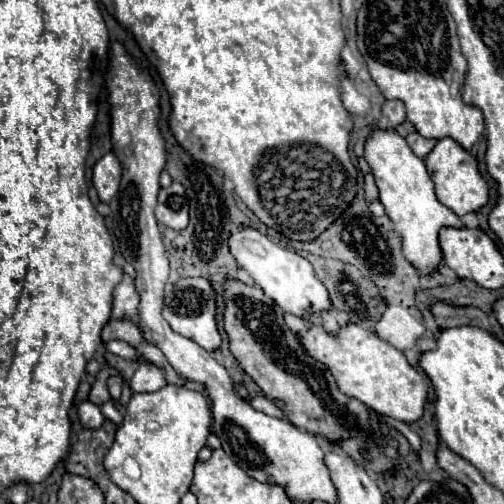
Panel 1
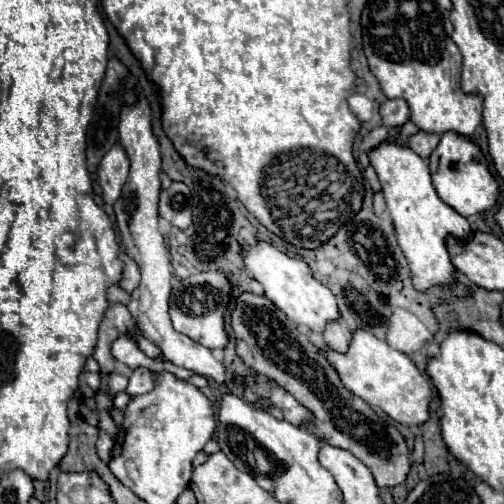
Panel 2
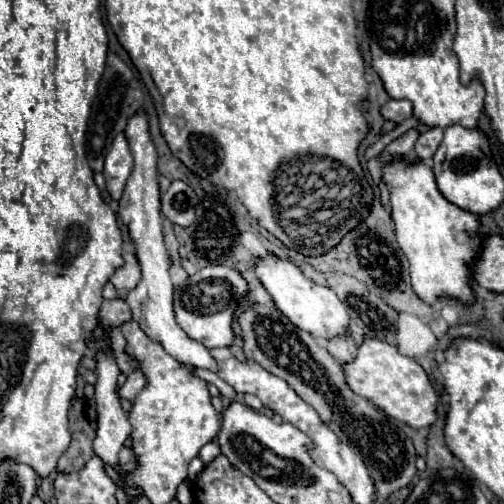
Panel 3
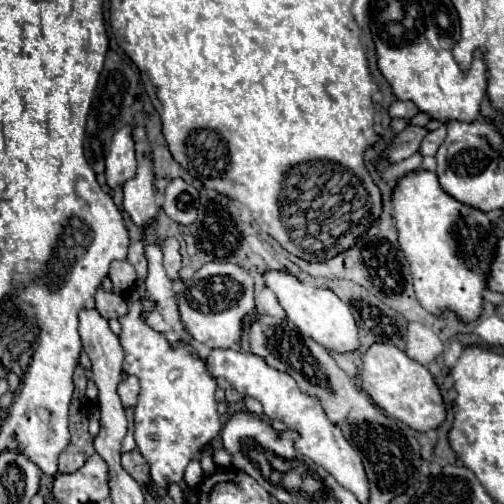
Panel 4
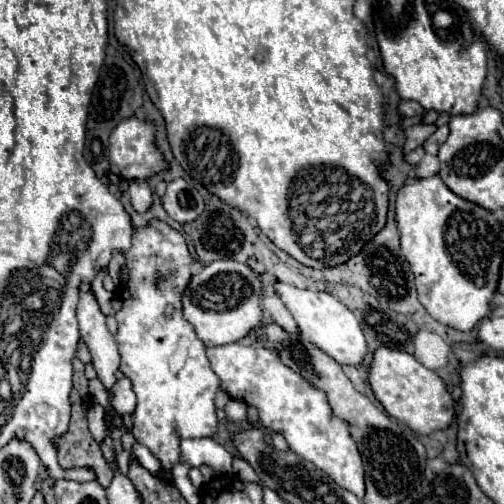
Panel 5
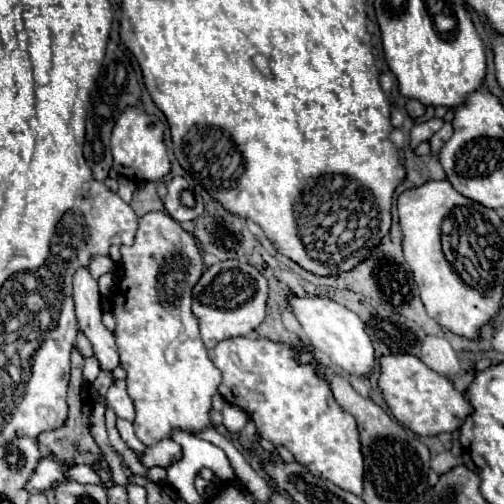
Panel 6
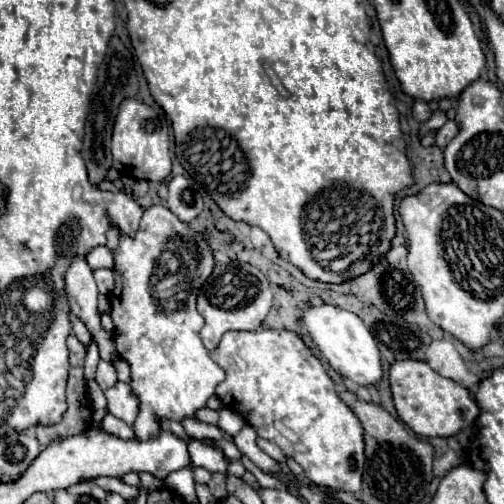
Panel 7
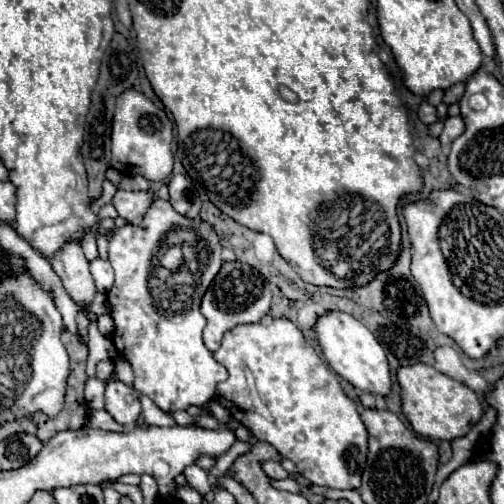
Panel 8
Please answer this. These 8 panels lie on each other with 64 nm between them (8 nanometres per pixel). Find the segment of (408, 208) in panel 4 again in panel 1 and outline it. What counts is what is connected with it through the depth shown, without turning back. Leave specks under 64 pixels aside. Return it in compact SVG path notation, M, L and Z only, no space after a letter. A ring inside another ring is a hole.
M372 128L364 144L364 158L374 174L374 182L380 190L380 202L386 208L388 218L394 222L394 228L402 236L404 256L422 272L436 270L442 264L442 252L438 246L438 230L444 226L460 228L458 216L440 204L434 192L434 182L426 172L424 160L418 158L406 140L390 128Z

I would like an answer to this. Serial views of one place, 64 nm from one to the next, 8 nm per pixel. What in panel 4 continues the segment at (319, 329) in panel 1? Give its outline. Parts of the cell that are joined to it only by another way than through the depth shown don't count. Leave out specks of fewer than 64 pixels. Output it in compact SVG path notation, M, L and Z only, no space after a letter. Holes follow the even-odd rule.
M374 342L362 358L362 372L358 374L360 390L366 392L386 414L408 424L418 432L438 428L446 418L444 402L432 374L420 364L408 358L402 350L386 342Z

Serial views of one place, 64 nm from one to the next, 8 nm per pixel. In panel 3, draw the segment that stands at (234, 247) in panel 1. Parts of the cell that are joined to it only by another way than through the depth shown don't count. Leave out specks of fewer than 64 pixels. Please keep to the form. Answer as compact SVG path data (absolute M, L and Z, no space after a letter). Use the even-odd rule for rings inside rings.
M266 254L266 256L260 256L254 260L254 272L256 272L258 280L262 282L262 286L268 290L268 294L272 296L276 308L292 324L298 326L298 336L306 336L306 346L310 346L312 342L314 342L314 346L316 344L322 346L320 342L324 339L313 336L332 338L332 336L348 330L348 314L346 314L344 304L338 300L338 296L330 288L318 286L310 278L306 278L304 272L294 262L280 258L276 254Z

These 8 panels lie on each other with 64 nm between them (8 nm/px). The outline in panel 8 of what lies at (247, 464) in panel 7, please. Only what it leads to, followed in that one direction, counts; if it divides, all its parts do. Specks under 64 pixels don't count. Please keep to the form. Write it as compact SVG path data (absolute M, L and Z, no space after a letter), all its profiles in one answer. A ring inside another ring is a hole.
M289 478L284 480L270 479L270 482L275 488L279 490L285 490L292 493L301 492L301 486L297 482Z

